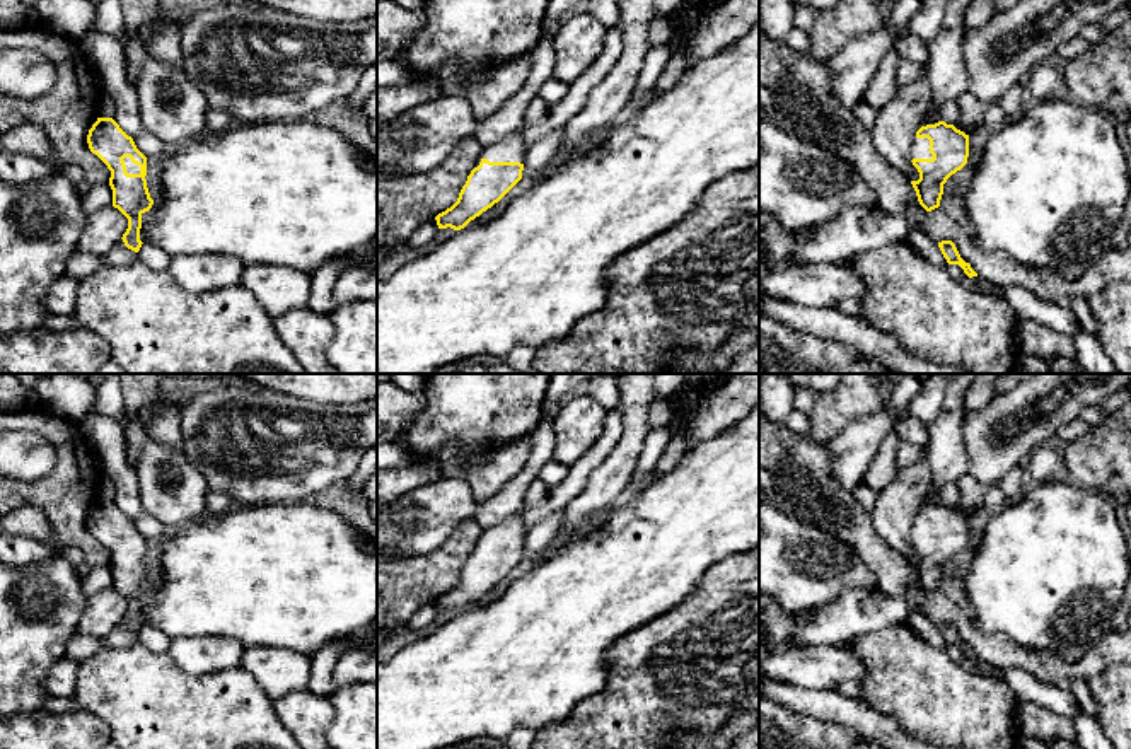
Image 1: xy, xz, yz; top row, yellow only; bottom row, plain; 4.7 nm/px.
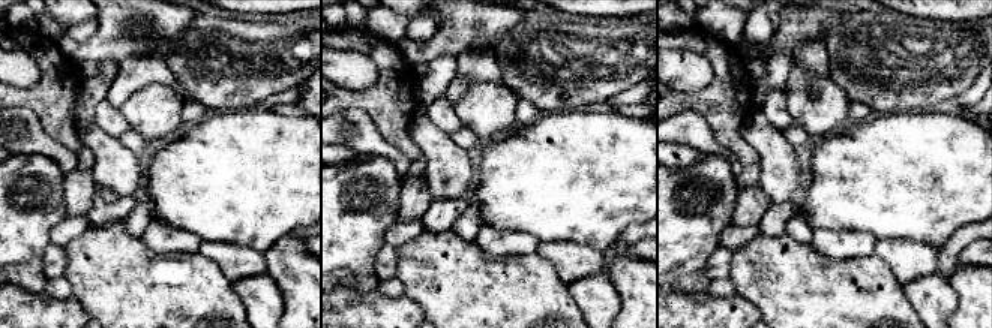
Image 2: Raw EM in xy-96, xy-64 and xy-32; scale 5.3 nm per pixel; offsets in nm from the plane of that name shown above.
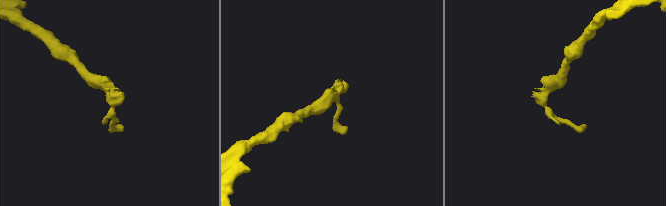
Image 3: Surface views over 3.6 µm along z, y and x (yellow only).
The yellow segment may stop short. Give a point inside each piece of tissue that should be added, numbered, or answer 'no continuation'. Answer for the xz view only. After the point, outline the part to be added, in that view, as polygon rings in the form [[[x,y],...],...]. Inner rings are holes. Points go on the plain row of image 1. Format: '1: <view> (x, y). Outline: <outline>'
1: xz (512, 531). Outline: [[[522,510],[502,524],[484,529],[483,539],[490,544],[525,544],[529,529],[522,520]]]

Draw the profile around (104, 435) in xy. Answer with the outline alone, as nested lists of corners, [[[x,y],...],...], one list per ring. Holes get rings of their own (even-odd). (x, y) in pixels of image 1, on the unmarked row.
[[[94,404],[78,423],[101,476],[116,486],[114,503],[131,520],[145,514],[138,493],[136,471],[128,464],[125,425],[118,418],[102,415]]]

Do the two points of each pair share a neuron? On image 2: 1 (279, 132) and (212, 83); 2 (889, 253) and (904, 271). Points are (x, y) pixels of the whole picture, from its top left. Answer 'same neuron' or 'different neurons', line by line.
1: different neurons
2: same neuron

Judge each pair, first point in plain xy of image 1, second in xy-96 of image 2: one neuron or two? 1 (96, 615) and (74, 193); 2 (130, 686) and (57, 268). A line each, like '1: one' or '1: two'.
1: one
2: two

